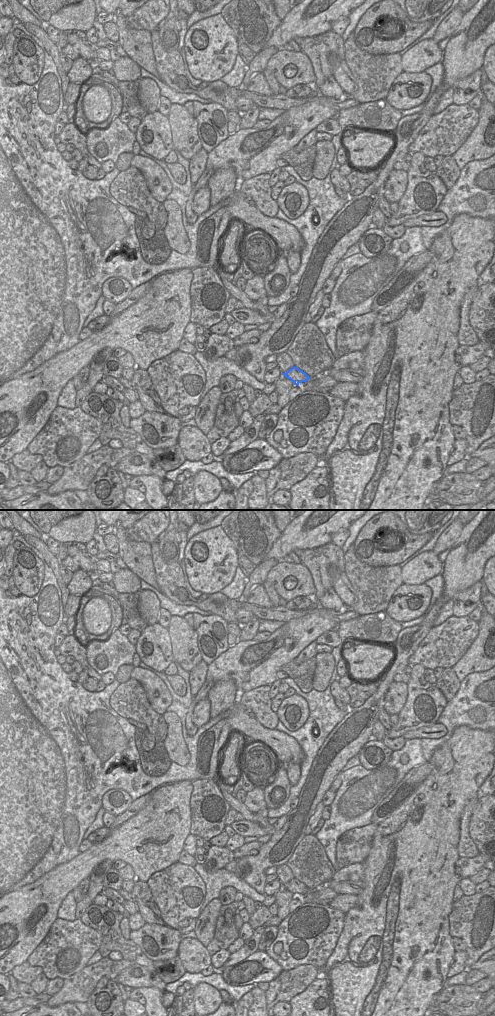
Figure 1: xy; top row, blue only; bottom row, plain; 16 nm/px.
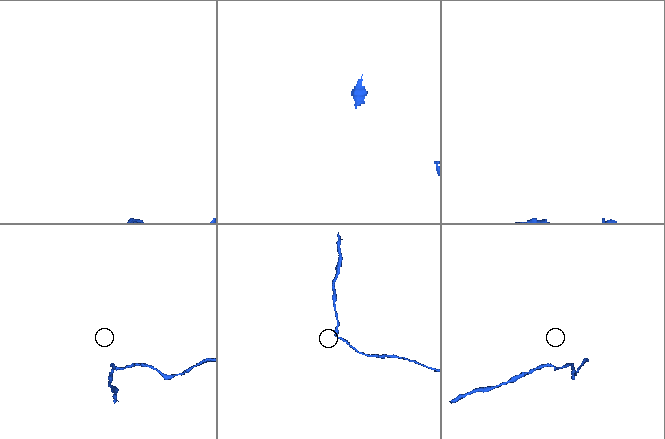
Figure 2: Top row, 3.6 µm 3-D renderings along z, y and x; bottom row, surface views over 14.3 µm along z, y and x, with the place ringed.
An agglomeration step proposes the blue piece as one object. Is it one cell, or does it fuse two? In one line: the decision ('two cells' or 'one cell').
two cells

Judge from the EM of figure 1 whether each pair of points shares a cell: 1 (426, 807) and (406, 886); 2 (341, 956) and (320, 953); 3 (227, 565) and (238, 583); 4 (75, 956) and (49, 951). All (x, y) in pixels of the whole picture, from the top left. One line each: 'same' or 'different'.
1: same
2: different
3: different
4: same

